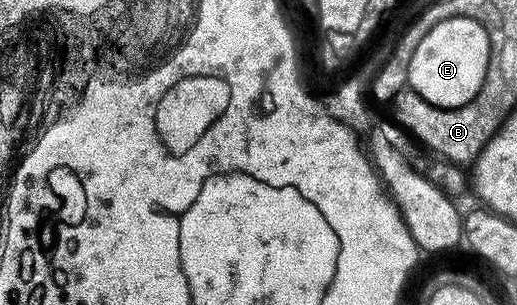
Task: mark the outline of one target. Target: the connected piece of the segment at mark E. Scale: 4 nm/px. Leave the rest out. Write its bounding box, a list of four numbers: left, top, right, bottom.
[407,16,489,106]

